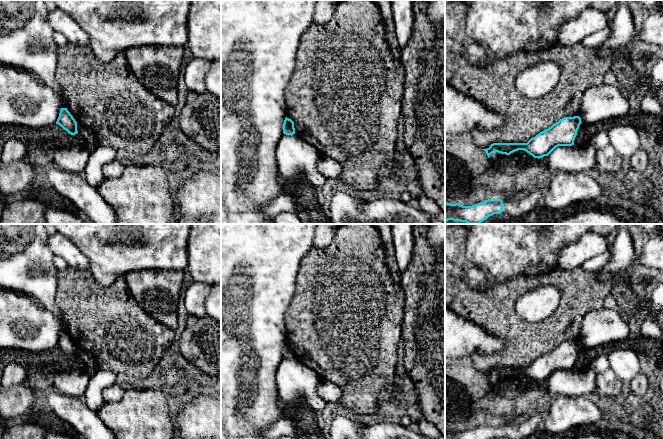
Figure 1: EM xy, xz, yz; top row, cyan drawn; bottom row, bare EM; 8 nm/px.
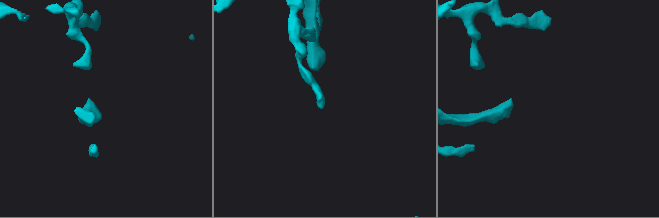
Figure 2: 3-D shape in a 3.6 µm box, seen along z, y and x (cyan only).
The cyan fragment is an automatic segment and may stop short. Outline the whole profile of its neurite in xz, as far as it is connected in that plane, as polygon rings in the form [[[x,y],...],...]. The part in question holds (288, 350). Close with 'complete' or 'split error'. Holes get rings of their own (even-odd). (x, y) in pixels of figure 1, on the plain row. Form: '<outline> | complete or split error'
[[[287,341],[285,342],[283,347],[283,357],[286,359],[295,358],[294,346]]] | complete

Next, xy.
[[[61,332],[56,348],[60,349],[71,359],[75,359],[78,357],[77,346],[67,334],[67,332]]] | complete

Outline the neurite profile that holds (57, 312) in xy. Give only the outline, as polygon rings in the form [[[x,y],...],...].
[[[0,224],[0,289],[33,298],[53,312],[61,332],[66,332],[62,311],[55,304],[58,270],[53,264],[55,255],[48,245],[49,236],[44,224]]]

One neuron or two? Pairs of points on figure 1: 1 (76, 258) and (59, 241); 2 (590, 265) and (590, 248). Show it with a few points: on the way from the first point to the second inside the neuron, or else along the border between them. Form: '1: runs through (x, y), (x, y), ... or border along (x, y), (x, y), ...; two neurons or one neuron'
1: runs through (72, 254), (63, 245); one neuron
2: border along (606, 251), (587, 259), (580, 266); two neurons

